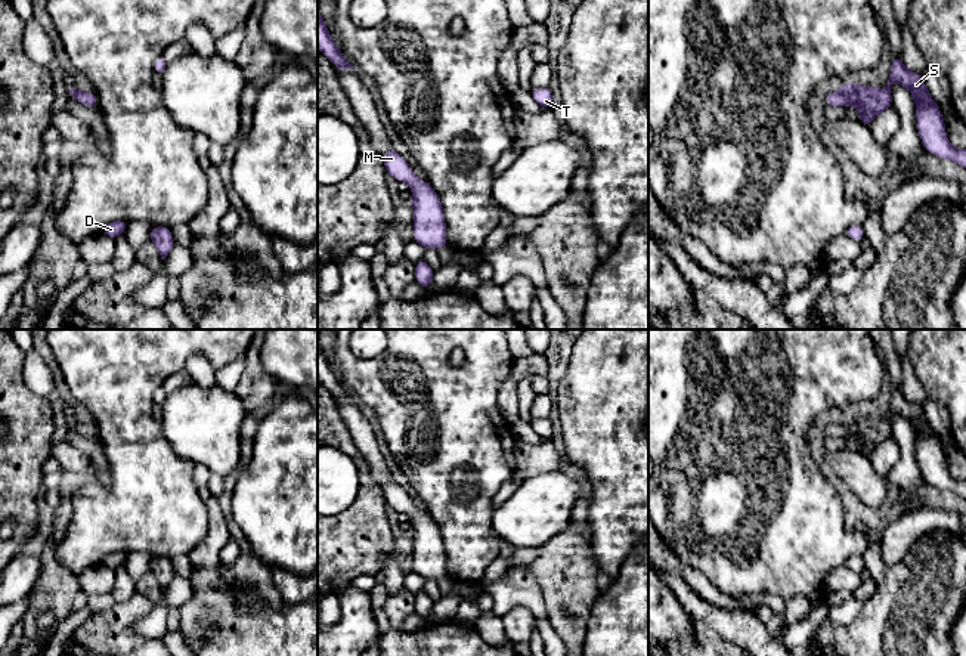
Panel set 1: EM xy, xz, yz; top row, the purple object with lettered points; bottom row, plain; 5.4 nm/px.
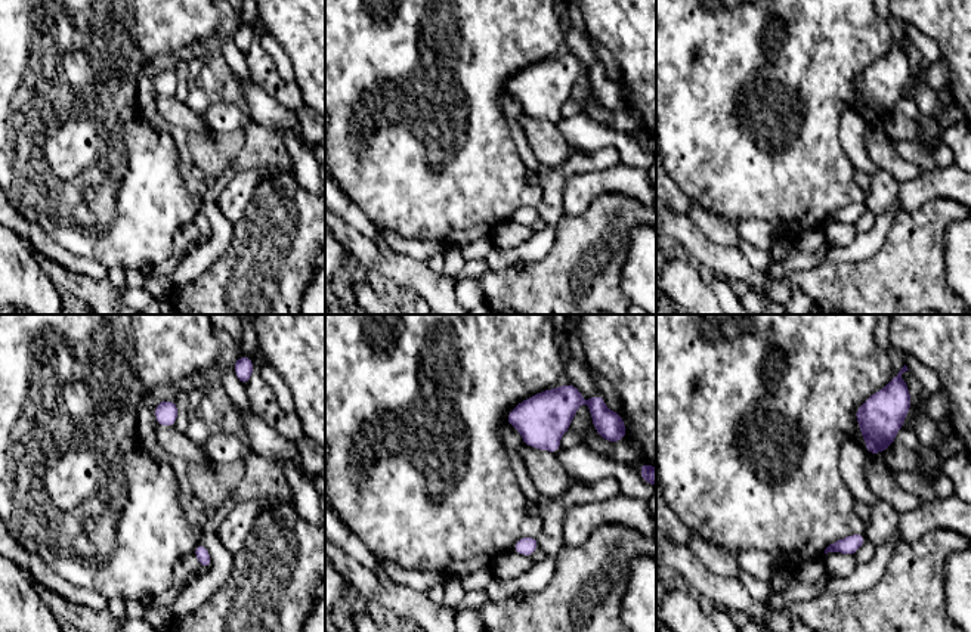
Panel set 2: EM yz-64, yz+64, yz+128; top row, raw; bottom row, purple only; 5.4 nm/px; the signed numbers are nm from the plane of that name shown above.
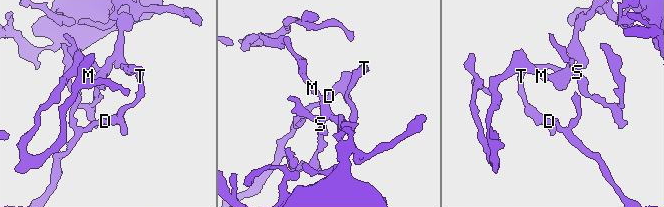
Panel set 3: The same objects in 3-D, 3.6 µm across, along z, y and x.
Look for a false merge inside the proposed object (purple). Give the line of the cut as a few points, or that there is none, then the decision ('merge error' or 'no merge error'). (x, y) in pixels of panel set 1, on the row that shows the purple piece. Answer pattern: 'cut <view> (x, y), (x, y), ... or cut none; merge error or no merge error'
cut none; no merge error

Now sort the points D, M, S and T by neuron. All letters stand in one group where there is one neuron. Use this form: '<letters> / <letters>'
D M S T

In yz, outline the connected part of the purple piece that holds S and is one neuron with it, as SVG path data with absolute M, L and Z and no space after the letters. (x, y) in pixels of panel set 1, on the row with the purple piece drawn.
M892 55L886 89L849 81L833 93L829 93L824 98L824 105L840 106L843 109L846 106L857 106L860 111L858 121L869 127L879 114L892 108L892 83L904 86L914 98L917 133L925 151L941 160L951 160L966 168L966 149L954 149L950 145L939 105L931 98L923 75L908 71L900 56Z

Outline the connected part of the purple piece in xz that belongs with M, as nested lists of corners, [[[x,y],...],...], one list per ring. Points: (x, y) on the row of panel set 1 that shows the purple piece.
[[[387,149],[383,155],[386,173],[397,182],[411,186],[414,208],[414,241],[424,250],[440,250],[449,247],[446,236],[445,210],[440,197],[433,191],[430,183],[418,179],[405,158],[393,149]]]

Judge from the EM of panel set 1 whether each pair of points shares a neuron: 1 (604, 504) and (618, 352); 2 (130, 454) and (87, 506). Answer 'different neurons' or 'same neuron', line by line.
1: same neuron
2: same neuron

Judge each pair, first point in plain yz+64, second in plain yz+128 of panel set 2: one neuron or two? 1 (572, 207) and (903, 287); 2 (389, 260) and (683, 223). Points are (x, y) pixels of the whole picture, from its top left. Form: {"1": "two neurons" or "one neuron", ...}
{"1": "one neuron", "2": "one neuron"}

